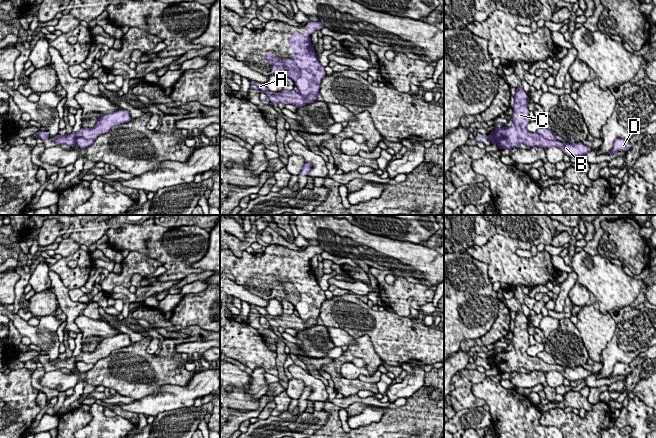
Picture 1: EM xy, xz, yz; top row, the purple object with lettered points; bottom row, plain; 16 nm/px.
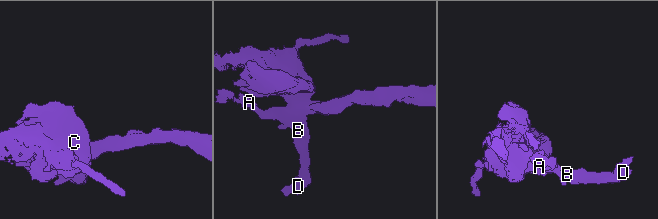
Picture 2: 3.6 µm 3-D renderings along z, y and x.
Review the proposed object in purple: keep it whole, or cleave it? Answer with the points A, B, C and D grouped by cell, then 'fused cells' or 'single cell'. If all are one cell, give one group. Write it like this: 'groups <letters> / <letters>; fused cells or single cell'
groups A / B C D; fused cells

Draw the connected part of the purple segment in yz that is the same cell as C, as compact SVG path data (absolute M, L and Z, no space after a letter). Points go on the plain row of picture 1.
M521 307L516 312L516 317L514 320L515 327L513 330L513 348L510 351L495 352L493 356L490 356L488 360L476 360L474 363L476 366L481 364L486 364L492 368L496 367L500 374L502 373L512 373L517 371L519 368L525 368L529 372L531 371L543 371L545 373L549 371L557 371L561 373L564 378L569 381L584 380L586 377L592 375L592 373L583 368L583 365L569 368L563 367L559 364L548 364L542 359L529 356L527 354L527 349L530 346L528 318L524 315Z

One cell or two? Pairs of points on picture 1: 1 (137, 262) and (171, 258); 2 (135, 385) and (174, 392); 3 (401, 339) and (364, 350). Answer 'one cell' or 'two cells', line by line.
1: two cells
2: two cells
3: two cells

